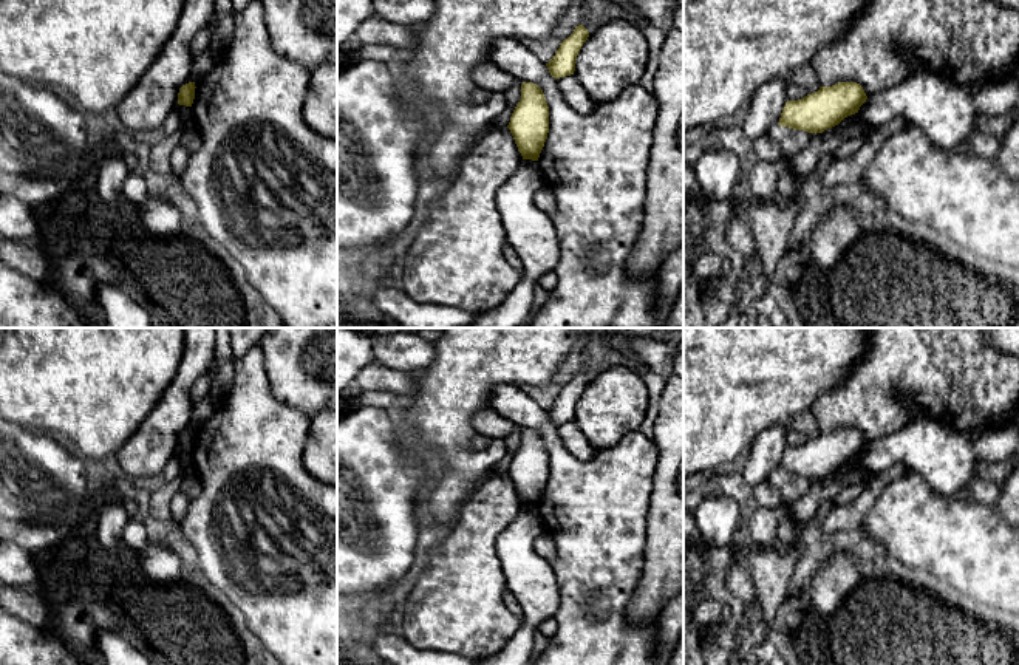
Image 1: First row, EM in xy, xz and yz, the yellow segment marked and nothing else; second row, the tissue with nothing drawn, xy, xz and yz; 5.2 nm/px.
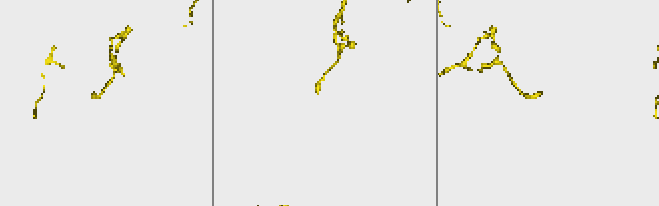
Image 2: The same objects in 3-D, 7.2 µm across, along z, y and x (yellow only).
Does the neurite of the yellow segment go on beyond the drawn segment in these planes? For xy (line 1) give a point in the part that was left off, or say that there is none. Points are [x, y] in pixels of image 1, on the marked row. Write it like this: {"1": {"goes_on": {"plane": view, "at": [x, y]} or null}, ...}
{"1": {"goes_on": null}}

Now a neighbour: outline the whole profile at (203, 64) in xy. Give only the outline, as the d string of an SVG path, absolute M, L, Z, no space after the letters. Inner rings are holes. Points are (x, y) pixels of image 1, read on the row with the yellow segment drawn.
M206 51L199 56L193 57L192 62L192 79L196 84L199 79L203 79L215 65L216 54L212 51Z

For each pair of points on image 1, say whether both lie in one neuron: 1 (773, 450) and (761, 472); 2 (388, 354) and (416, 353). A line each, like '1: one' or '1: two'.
1: one
2: one

